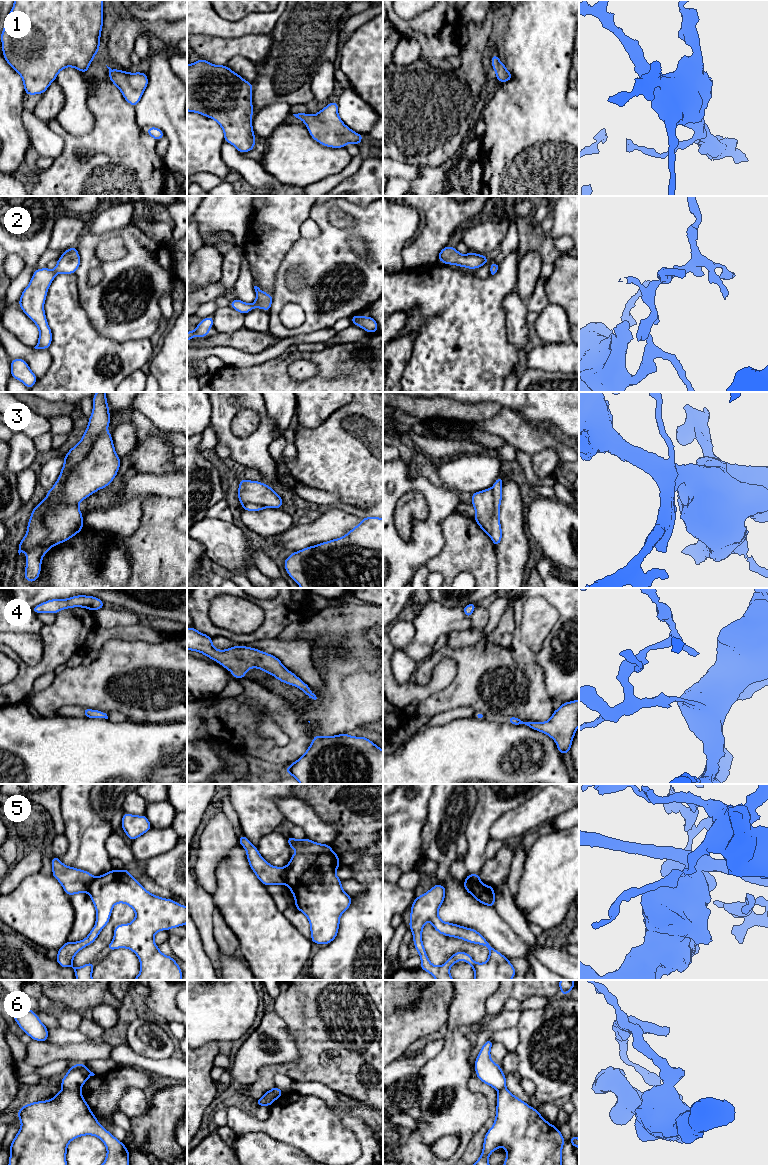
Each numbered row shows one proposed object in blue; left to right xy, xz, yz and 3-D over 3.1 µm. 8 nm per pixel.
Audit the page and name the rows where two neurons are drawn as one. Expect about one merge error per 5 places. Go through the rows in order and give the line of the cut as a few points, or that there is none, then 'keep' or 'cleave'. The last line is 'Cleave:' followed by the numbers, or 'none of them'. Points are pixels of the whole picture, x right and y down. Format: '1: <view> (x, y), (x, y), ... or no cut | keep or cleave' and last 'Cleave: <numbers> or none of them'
1: no cut | keep
2: no cut | keep
3: xy (106, 430), (69, 469), (59, 493), (61, 501) | cleave
4: no cut | keep
5: xz (284, 867), (286, 873), (285, 883) | cleave
6: xy (62, 1087), (68, 1090), (79, 1091) | cleave
Cleave: 3, 5, 6

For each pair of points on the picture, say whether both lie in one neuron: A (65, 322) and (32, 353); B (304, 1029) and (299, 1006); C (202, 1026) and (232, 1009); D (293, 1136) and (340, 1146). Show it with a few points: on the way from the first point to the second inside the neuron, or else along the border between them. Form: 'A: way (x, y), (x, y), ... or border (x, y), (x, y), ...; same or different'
A: border (48, 349), (50, 364), (45, 372); different
B: way (304, 1023), (304, 1012); same
C: way (209, 1019), (219, 1009), (225, 1009); same
D: way (305, 1138), (323, 1138), (328, 1142); same

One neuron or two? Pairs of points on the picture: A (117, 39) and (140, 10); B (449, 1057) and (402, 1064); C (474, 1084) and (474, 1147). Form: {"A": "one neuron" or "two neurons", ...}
{"A": "two neurons", "B": "two neurons", "C": "one neuron"}

